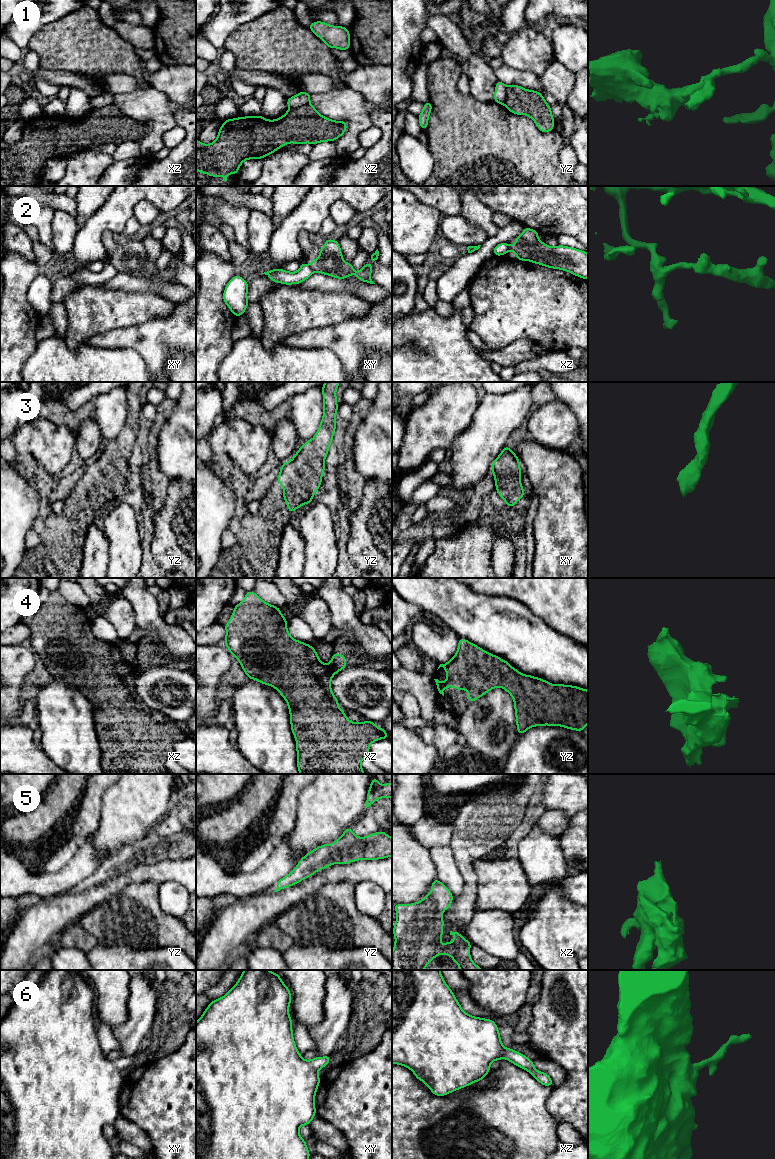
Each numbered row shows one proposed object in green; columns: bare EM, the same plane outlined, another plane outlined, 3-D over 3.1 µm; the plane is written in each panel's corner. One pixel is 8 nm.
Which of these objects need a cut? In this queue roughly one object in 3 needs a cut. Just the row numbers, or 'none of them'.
1, 2

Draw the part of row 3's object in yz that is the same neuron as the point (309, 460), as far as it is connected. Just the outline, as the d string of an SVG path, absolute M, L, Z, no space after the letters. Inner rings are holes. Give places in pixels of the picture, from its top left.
M325 382L322 385L323 418L320 422L319 429L311 440L306 441L305 444L299 448L290 461L283 463L280 467L280 473L276 480L283 488L283 498L290 514L297 508L303 507L304 503L310 504L315 492L320 489L322 475L325 472L324 461L327 457L336 429L336 412L338 411L336 390L339 383L340 382Z

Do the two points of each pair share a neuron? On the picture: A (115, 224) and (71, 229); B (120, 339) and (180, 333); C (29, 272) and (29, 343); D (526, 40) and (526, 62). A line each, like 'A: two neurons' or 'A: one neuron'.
A: two neurons
B: one neuron
C: one neuron
D: one neuron

